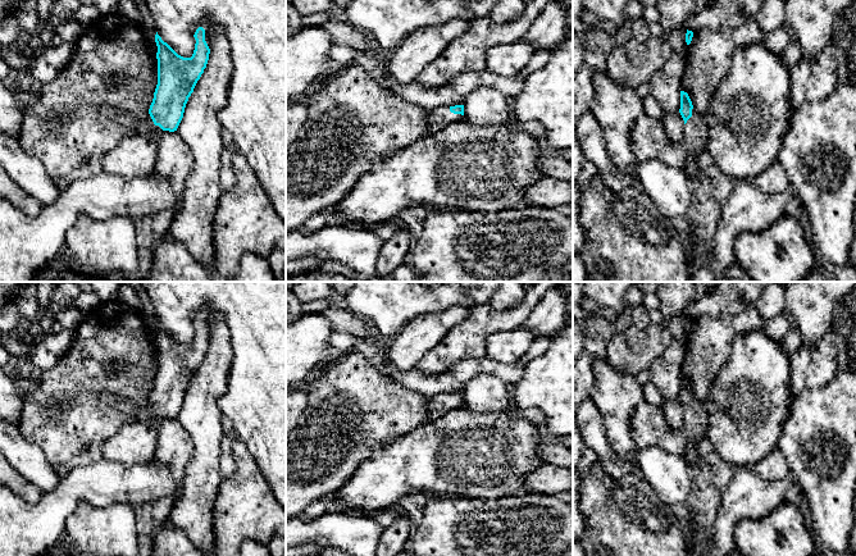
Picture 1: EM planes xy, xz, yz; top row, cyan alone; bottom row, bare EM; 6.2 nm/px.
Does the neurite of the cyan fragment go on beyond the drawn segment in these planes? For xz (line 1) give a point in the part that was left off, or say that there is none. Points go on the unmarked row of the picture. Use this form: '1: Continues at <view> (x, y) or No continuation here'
1: Continues at xz (438, 405)

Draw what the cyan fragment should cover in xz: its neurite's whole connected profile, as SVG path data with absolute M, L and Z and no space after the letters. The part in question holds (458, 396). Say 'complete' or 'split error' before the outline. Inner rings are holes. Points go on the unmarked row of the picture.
split error; M464 392L437 395L428 397L427 420L434 420L450 410L464 406Z

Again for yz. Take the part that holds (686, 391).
split error; M680 378L679 400L686 411L686 427L679 432L666 423L661 406L643 401L636 407L630 418L630 436L638 450L656 446L684 457L691 443L707 438L707 413L684 378Z

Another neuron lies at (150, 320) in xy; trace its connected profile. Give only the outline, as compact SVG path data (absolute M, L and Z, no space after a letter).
M145 315L147 334L152 342L152 354L155 359L158 360L158 346L156 346L158 333L155 329L155 322L156 322L156 318L154 315Z

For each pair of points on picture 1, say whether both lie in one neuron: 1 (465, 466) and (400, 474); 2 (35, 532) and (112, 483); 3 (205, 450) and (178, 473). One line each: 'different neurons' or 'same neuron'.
1: same neuron
2: same neuron
3: different neurons

